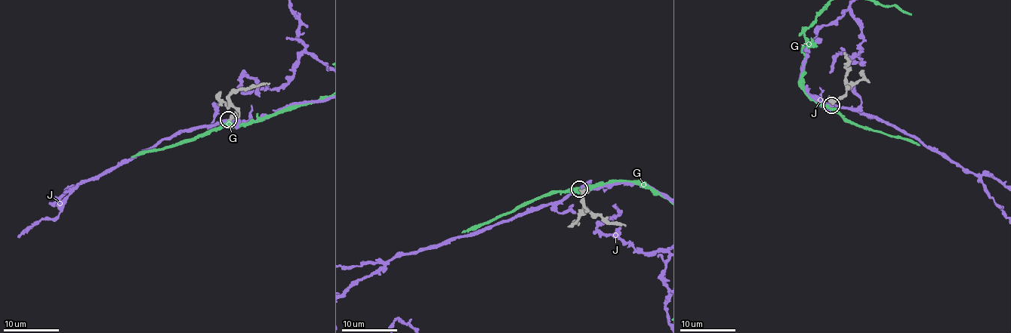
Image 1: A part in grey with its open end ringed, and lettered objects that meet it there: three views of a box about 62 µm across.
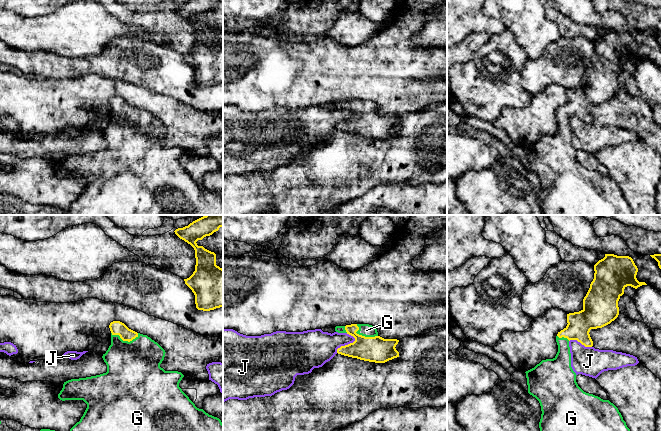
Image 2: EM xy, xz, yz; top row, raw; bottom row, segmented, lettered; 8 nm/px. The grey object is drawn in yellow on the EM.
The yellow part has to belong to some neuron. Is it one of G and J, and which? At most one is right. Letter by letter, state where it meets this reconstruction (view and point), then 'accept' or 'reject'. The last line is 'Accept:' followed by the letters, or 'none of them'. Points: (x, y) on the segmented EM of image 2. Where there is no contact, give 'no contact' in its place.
G: meets yellow in xy at (125, 340); accept
J: meets yellow in xz at (345, 345); reject
Accept: G

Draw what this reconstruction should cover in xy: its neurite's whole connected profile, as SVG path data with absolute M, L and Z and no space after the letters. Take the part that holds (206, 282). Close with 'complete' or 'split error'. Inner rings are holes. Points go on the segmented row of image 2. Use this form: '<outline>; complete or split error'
M205 215L174 231L195 250L195 271L184 281L195 295L198 310L210 311L223 307L223 269L216 265L214 252L196 243L212 235L220 227L223 227L223 215Z; complete

